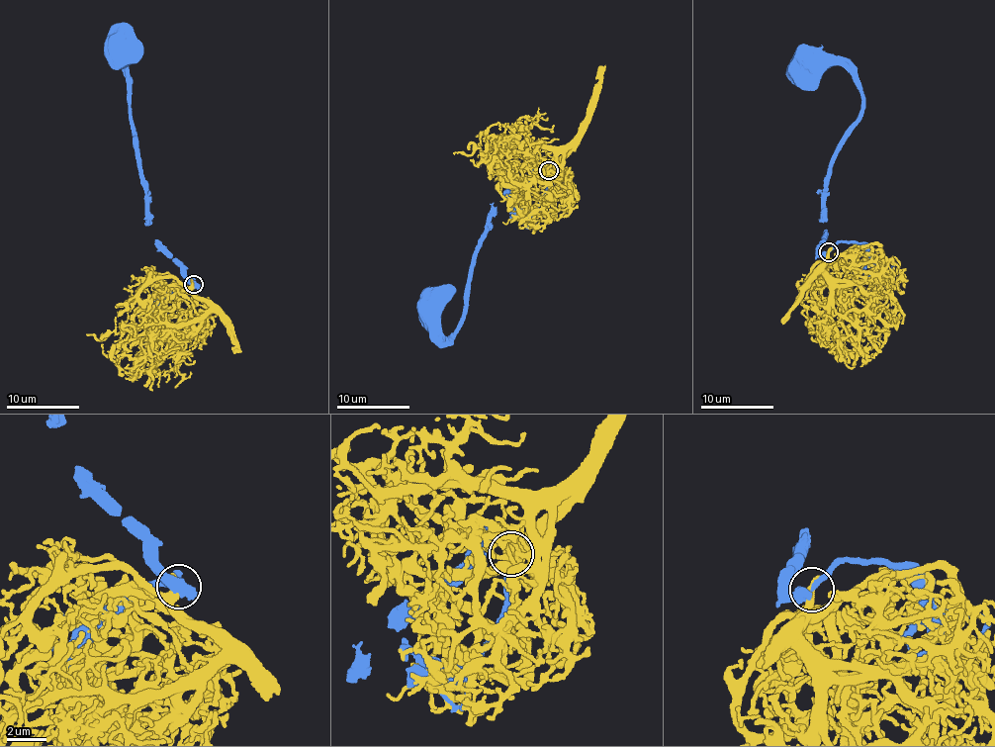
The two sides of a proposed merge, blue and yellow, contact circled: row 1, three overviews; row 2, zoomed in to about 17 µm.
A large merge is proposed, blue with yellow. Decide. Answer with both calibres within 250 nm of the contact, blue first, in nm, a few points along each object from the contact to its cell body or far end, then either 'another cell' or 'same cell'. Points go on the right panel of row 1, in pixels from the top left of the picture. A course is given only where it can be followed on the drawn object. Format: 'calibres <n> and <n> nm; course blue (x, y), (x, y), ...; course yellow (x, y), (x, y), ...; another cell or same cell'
calibres 320 and 480 nm; course blue (829, 252), (820, 252), (824, 179), (844, 132), (859, 117), (861, 84), (839, 64), (813, 66), (807, 72); course yellow (829, 252), (830, 262), (824, 268), (831, 285), (827, 310), (837, 330), (841, 360), (854, 368); another cell

